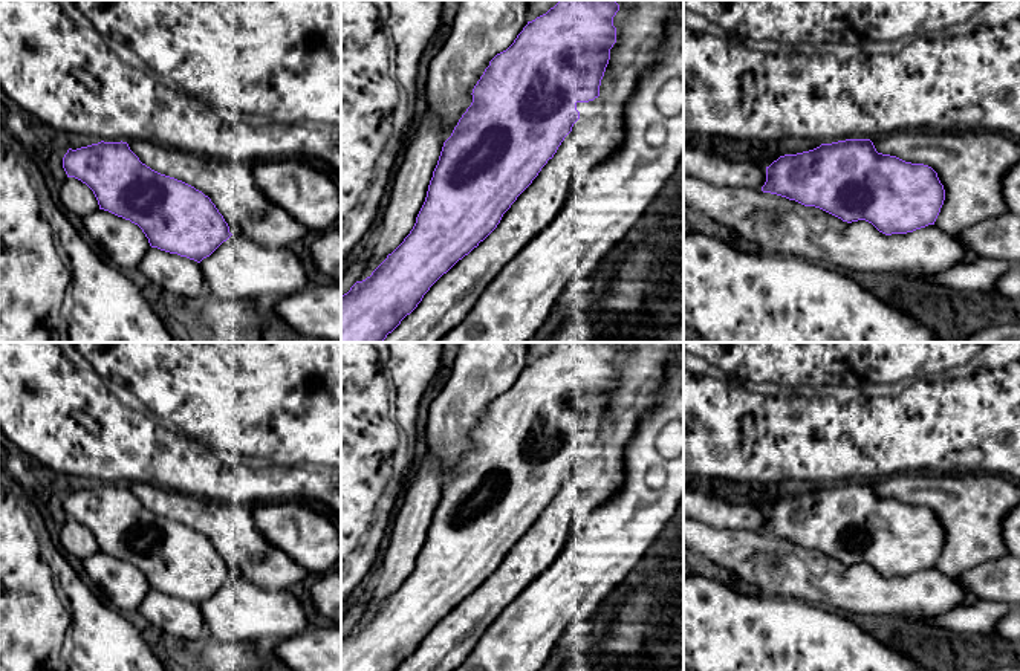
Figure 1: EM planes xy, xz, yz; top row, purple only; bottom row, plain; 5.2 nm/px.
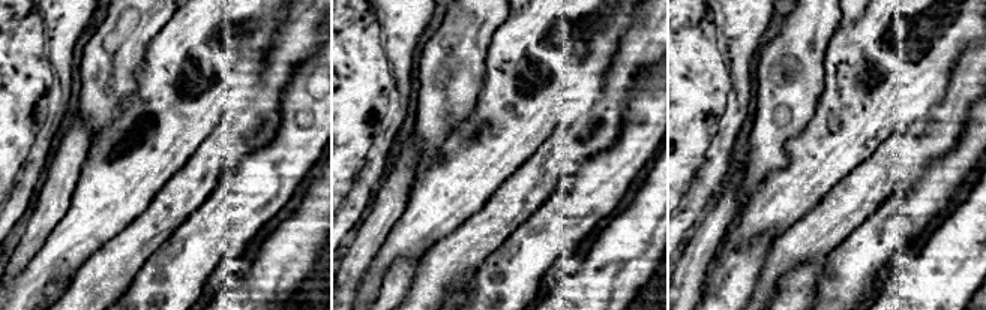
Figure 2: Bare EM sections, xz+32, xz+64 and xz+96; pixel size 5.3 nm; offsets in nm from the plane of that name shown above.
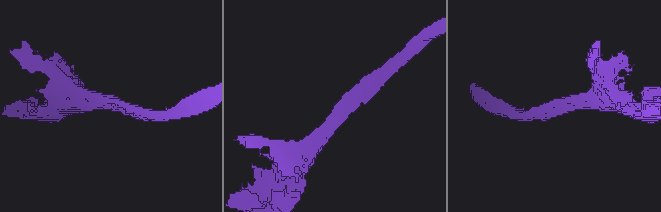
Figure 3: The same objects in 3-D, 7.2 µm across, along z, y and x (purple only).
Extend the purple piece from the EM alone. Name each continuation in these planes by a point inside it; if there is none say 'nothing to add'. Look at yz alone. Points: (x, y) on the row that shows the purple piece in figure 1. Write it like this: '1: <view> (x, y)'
nothing to add

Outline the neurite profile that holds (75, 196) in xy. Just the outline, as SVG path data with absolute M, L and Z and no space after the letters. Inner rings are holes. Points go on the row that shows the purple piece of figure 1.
M67 177L58 191L58 203L81 219L99 209L93 191L75 177Z

